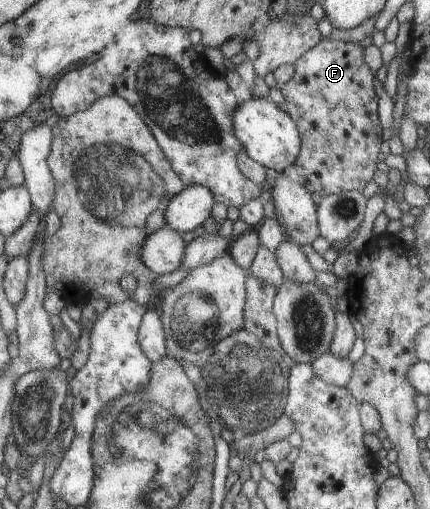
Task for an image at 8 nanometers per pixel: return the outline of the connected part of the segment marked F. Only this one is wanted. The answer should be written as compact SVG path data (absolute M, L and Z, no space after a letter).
M326 38L320 40L313 48L310 48L308 52L300 56L293 64L293 68L294 73L292 77L290 77L286 83L279 86L278 89L283 99L286 101L286 113L293 118L301 138L300 151L293 161L293 167L296 170L296 175L298 175L297 182L302 187L305 187L310 194L318 193L320 196L337 194L348 190L361 192L362 189L364 189L364 185L372 179L372 173L374 173L374 169L376 169L374 155L376 155L376 151L378 151L378 141L376 141L374 137L380 137L380 125L378 125L378 115L376 115L376 93L374 93L374 85L372 85L372 79L374 79L375 75L372 75L372 71L370 71L370 69L364 65L364 61L362 61L362 47L354 45L352 42Z

